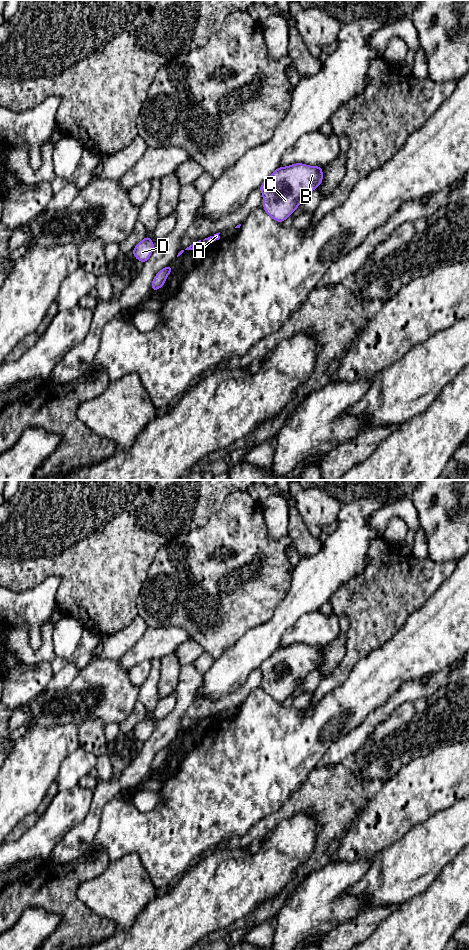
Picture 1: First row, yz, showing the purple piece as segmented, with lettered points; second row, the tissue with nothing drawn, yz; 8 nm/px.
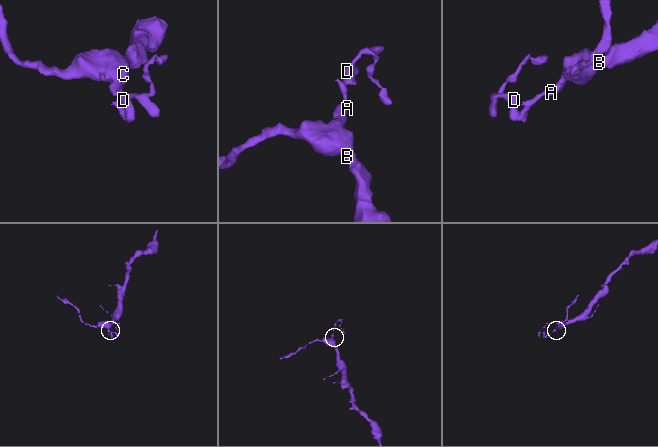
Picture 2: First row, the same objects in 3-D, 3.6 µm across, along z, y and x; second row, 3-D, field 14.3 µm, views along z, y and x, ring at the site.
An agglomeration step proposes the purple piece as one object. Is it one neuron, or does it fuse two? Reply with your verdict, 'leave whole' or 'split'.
leave whole

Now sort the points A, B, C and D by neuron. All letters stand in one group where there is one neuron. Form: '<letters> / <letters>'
A B C D

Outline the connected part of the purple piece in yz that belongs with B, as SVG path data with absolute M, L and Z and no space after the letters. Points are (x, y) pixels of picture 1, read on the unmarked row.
M303 643L278 647L259 668L264 677L265 692L279 703L286 700L306 676L321 664L322 648Z

